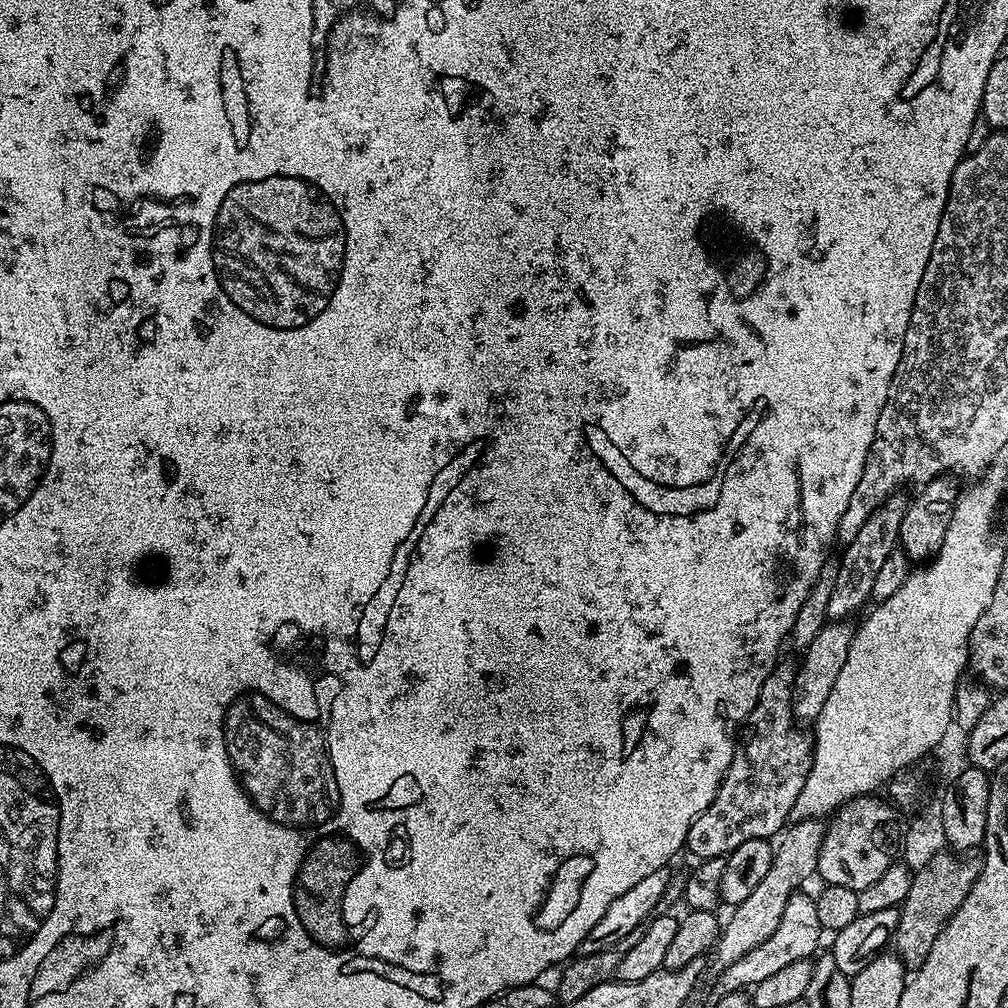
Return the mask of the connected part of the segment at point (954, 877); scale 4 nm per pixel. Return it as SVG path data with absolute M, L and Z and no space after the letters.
M945 850L938 853L924 868L915 869L910 882L910 894L900 905L900 921L896 927L894 948L909 969L920 967L928 957L938 934L948 924L948 919L962 906L966 894L970 894L972 881L980 875L981 857L976 854L953 854Z

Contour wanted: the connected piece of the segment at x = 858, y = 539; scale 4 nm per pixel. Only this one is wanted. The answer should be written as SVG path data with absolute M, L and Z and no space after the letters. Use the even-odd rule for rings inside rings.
M900 494L889 496L874 510L874 514L870 514L862 530L858 530L858 534L854 534L854 538L843 545L844 553L840 556L840 564L835 565L836 585L831 591L828 608L828 616L832 620L851 617L851 612L858 611L864 603L872 600L874 581L882 565L886 563L886 558L890 558L890 554L897 551L900 543L900 527L905 507L906 500Z

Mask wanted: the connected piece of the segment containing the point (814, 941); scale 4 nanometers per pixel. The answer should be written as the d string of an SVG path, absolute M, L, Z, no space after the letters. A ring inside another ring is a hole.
M804 890L793 892L790 902L786 902L786 910L782 914L782 922L778 922L778 930L766 938L758 946L754 946L742 958L735 960L729 968L723 969L717 982L717 993L738 992L755 985L766 978L773 977L778 970L785 969L790 963L807 960L811 952L820 944L822 929L818 922L818 906L811 895L807 896ZM749 984L749 986L747 985Z

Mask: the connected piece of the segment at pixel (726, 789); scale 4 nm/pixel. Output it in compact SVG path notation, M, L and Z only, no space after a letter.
M780 662L773 667L771 674L766 678L758 694L758 702L746 721L746 728L752 733L745 740L743 737L743 746L737 747L736 753L732 755L732 765L728 767L724 781L720 783L714 802L710 802L707 810L693 820L688 831L686 848L696 855L697 861L709 860L715 856L727 857L729 852L742 846L742 842L768 840L783 832L789 823L790 810L794 806L794 801L798 799L798 794L802 794L802 786L806 786L806 774L810 774L813 750L811 743L800 744L795 730L792 729L796 673L797 669L793 665L791 668L790 665Z

